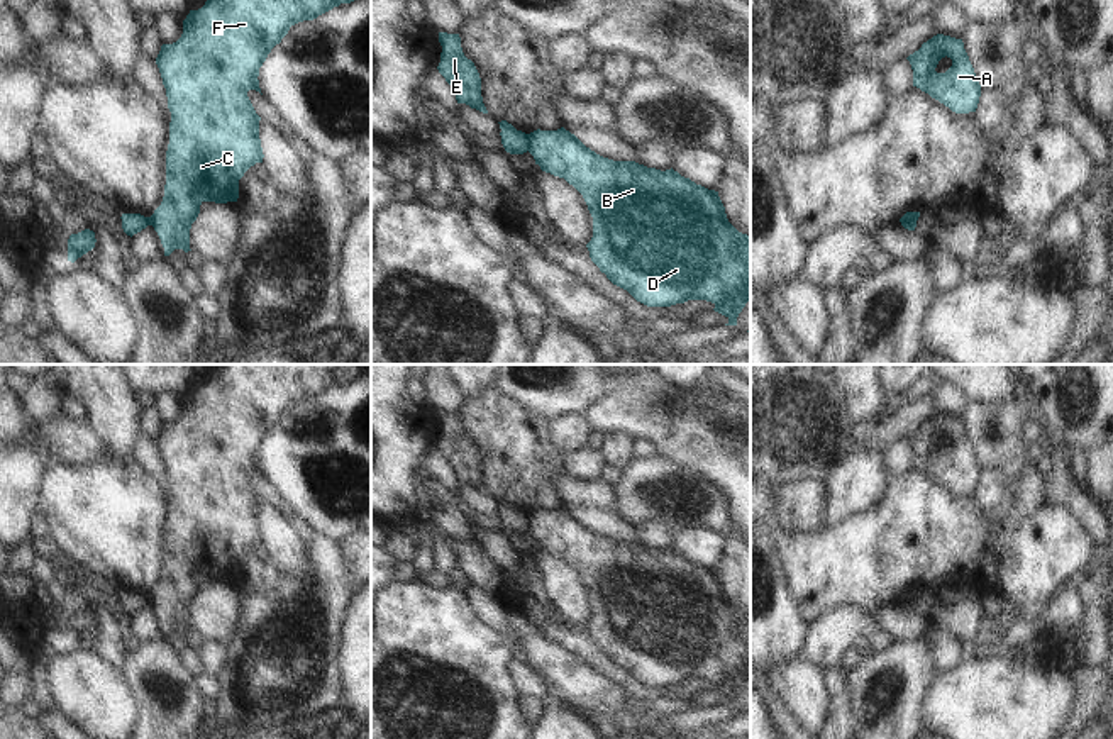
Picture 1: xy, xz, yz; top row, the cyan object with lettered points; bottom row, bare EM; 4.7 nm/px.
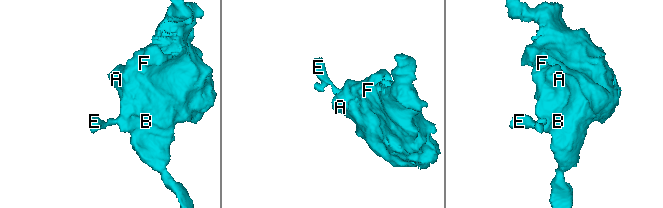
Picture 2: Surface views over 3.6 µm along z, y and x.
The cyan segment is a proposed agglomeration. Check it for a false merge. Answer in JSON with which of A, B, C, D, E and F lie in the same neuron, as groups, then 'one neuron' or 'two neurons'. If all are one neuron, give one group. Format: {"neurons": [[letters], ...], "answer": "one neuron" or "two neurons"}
{"neurons": [["A", "B", "C", "D", "F"], ["E"]], "answer": "two neurons"}

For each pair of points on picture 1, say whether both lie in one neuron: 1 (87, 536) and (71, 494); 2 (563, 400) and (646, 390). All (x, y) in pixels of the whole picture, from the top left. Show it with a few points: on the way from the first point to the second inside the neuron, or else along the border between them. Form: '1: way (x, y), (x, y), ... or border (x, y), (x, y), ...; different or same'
1: way (87, 526), (87, 509), (82, 504); same
2: way (583, 387), (625, 387); same

